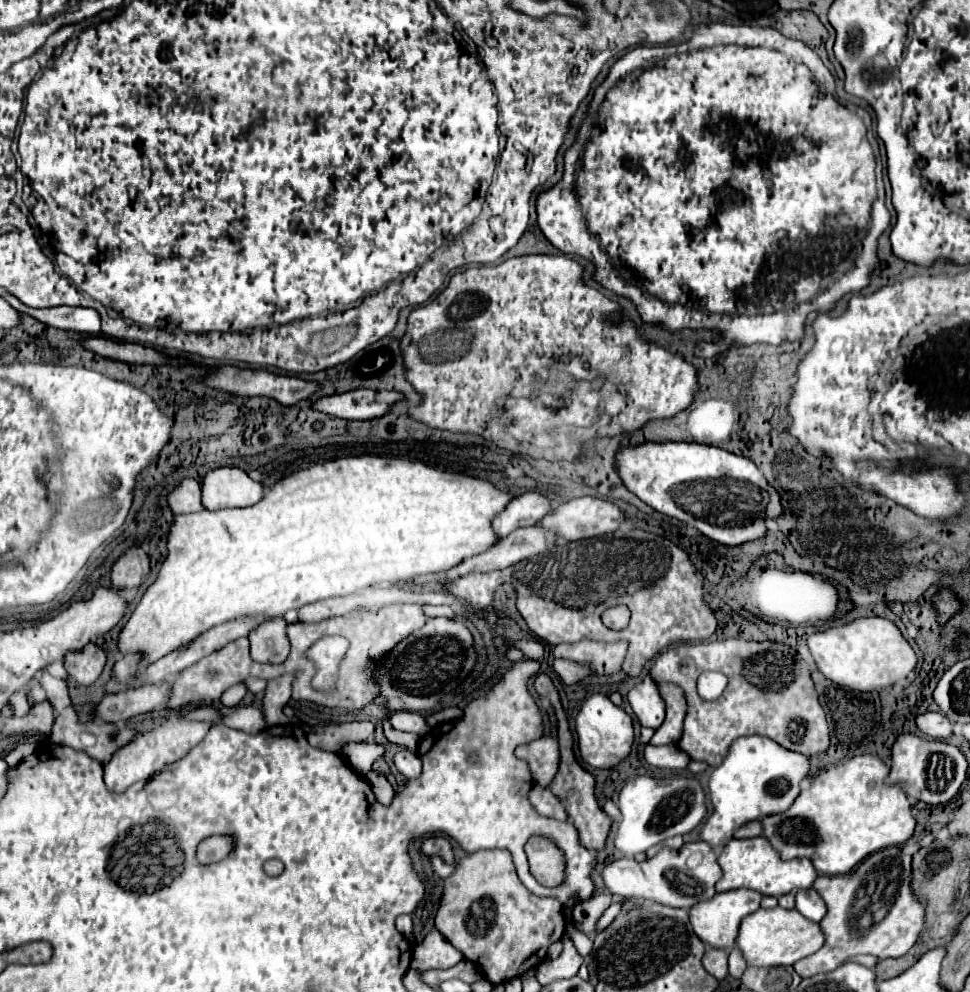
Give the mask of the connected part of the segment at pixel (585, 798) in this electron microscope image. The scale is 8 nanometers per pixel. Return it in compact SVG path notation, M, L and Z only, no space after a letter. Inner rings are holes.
M559 730L559 746L561 746L561 764L559 764L559 772L555 774L553 782L551 782L551 792L565 802L565 810L573 822L573 826L579 830L579 840L583 842L585 848L599 852L605 848L605 840L609 836L611 830L611 818L599 808L597 800L595 800L595 780L589 772L585 772L579 762L575 760L573 754L573 736L569 730Z

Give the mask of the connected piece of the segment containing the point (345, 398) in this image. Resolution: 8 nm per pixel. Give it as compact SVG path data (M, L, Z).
M353 390L345 394L319 398L313 408L345 420L373 420L373 418L385 416L389 408L401 400L405 400L401 392Z

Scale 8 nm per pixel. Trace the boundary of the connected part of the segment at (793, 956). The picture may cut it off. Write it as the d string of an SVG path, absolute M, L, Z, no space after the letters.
M781 906L771 910L759 908L757 912L745 916L737 938L737 946L745 954L749 966L791 966L797 960L817 952L823 942L825 938L819 924L803 918L797 910L785 910Z

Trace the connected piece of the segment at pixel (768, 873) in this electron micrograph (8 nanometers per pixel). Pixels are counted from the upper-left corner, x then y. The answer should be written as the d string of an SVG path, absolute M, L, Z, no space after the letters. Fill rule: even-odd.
M757 836L757 838L747 838L747 840L729 840L725 846L723 846L723 852L719 854L717 858L721 870L723 870L723 876L721 880L717 882L717 892L727 892L727 890L737 890L737 888L751 888L751 890L757 890L761 892L763 896L783 896L783 894L789 894L793 890L799 890L799 888L811 888L815 878L817 878L817 872L811 864L811 860L807 858L801 858L801 860L787 860L783 862L775 850L771 850L771 844L763 838L763 836Z

